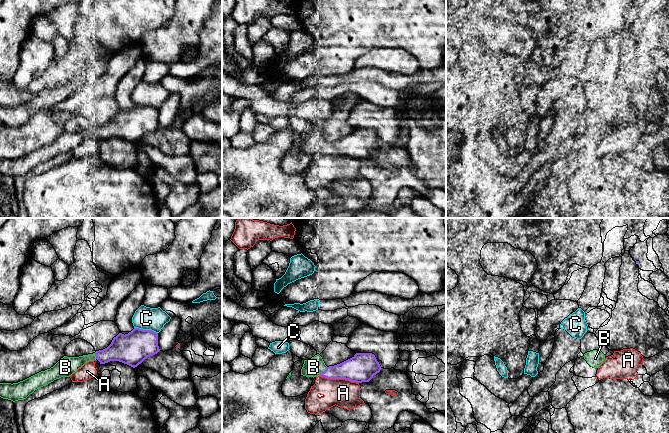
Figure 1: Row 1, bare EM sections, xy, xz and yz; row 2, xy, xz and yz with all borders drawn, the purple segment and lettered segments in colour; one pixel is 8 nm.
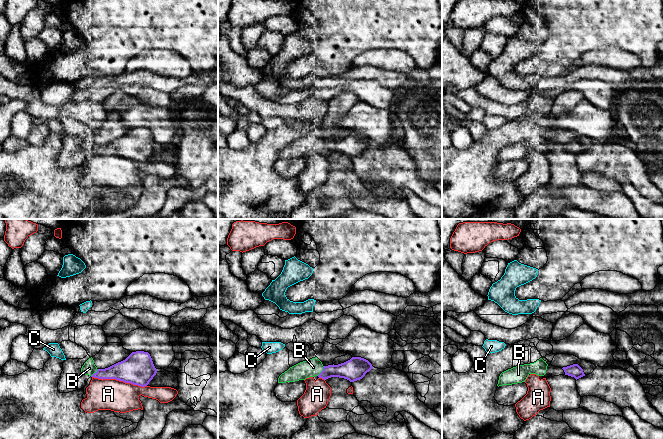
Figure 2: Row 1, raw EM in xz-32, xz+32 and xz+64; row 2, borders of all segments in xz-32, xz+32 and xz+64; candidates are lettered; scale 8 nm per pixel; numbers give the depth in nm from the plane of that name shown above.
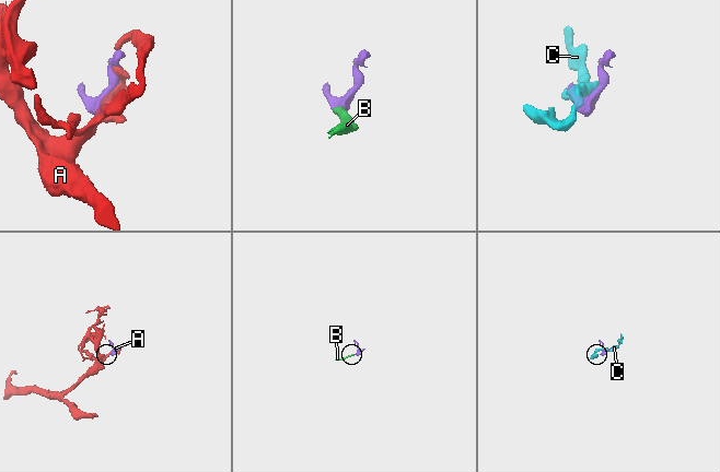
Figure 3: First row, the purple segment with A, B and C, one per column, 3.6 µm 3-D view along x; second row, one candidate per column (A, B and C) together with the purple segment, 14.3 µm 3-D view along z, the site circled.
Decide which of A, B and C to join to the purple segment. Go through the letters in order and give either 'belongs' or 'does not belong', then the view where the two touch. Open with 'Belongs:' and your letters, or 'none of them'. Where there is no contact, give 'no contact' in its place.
Belongs: B
A: does not belong; meets purple in xz
B: belongs; meets purple in xz
C: does not belong; meets purple in xy

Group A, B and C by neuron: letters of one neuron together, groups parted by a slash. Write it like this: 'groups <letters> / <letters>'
groups A / B / C

